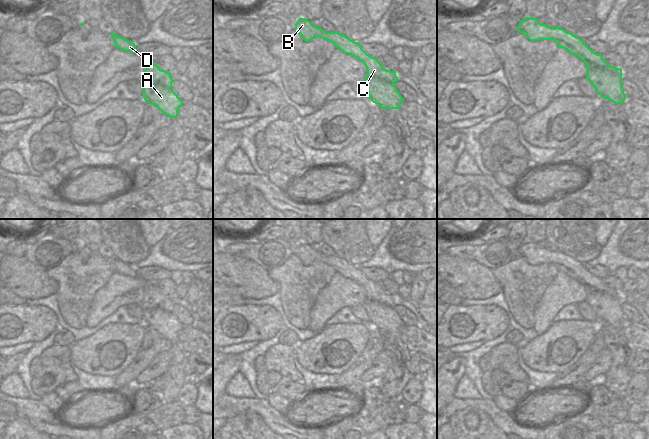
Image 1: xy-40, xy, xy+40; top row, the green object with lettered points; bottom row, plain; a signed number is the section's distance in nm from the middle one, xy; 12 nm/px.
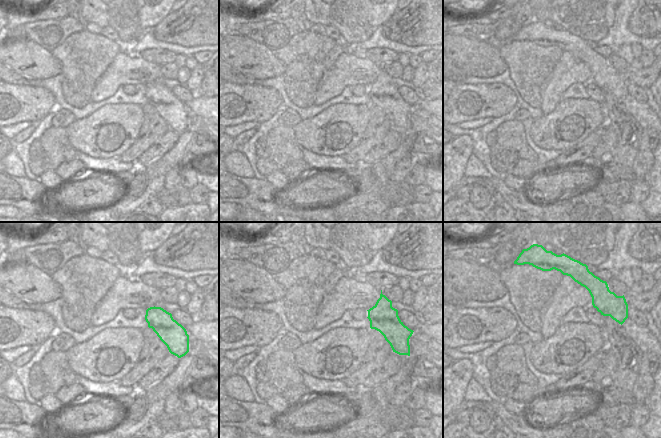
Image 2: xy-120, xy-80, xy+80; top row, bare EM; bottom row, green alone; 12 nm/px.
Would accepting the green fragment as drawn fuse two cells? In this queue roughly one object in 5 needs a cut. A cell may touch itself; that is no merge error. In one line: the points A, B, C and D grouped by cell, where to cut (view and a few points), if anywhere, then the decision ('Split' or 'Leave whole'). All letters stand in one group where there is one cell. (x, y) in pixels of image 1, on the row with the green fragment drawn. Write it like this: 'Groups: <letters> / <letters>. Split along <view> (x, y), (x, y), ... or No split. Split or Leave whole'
Groups: A B C D. No split. Leave whole

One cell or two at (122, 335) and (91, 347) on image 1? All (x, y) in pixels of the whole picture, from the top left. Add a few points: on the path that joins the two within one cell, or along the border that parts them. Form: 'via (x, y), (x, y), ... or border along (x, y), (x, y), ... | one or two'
via (114, 338), (99, 342) | one

